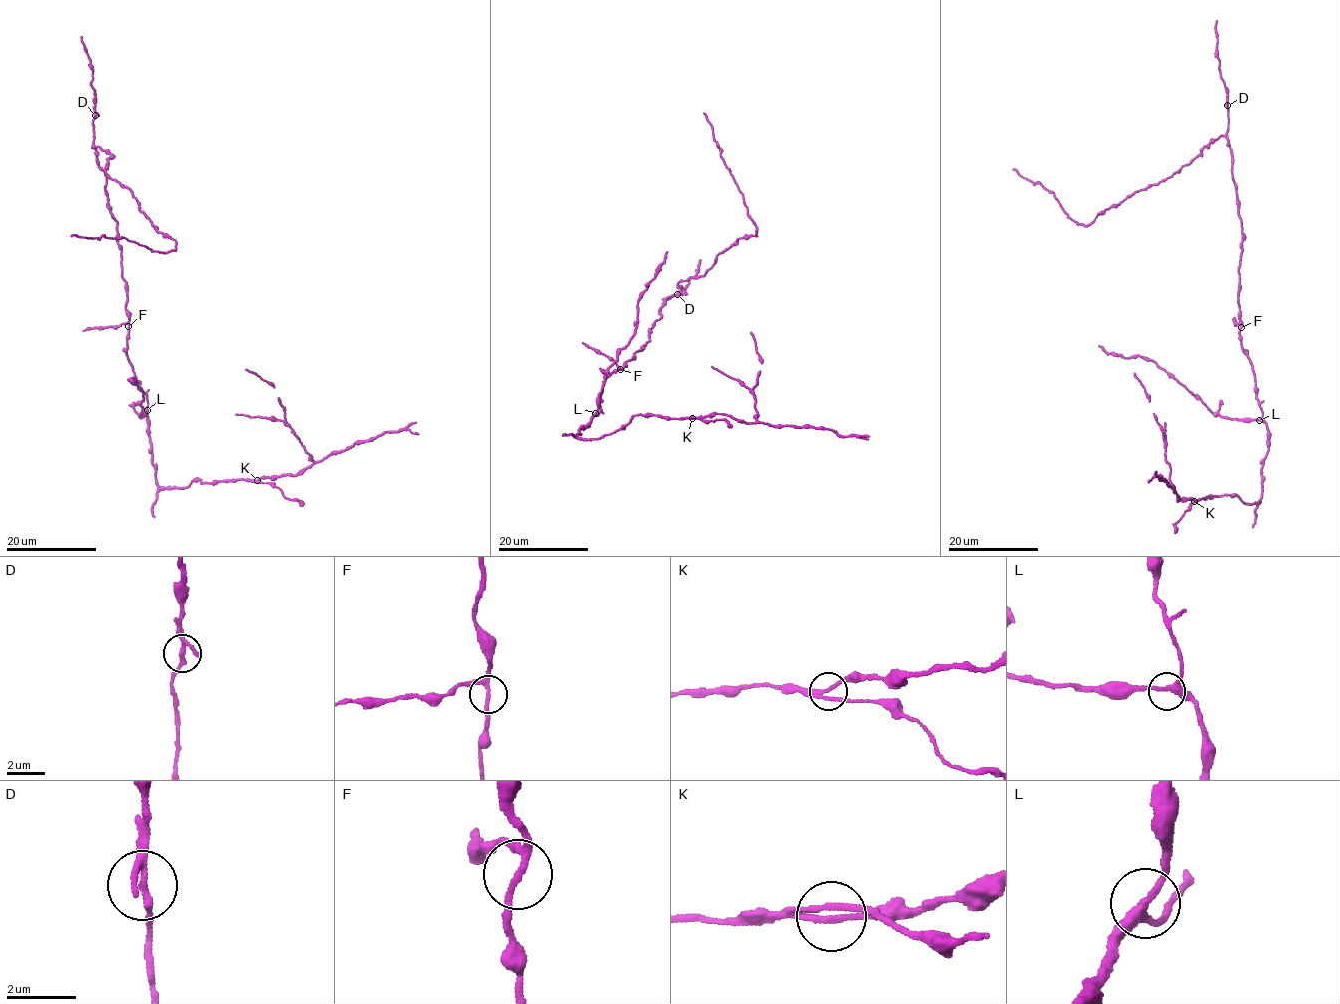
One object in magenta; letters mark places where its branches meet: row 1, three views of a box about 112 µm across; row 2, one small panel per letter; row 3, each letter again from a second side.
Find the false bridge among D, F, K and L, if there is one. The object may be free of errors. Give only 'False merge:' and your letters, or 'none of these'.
False merge: none of these

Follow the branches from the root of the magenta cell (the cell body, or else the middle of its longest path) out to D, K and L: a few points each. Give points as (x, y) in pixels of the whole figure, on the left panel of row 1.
D: (129, 321), (117, 221), (108, 203), (105, 172), (98, 165), (93, 145), (95, 115)
K: (129, 321), (126, 353), (137, 385), (147, 396), (155, 482), (184, 489), (194, 480), (257, 480)
L: (129, 321), (126, 353), (137, 385), (147, 396), (147, 410)

